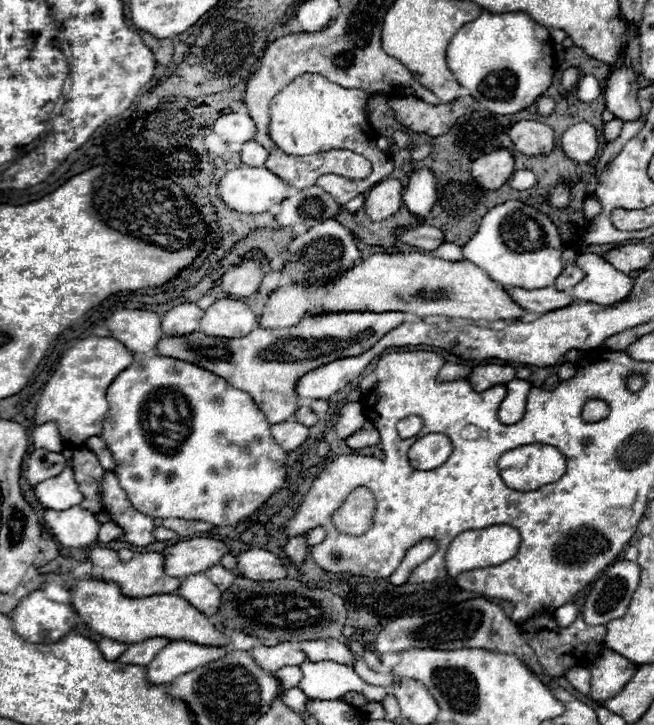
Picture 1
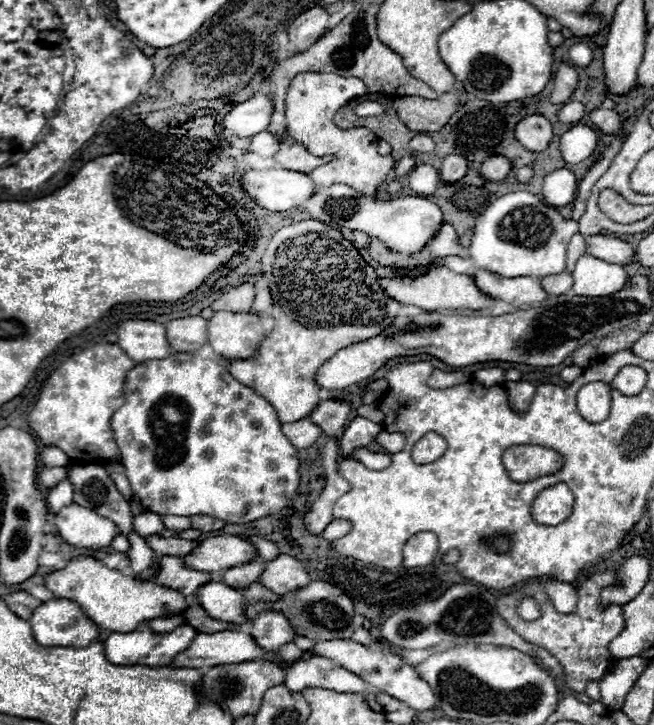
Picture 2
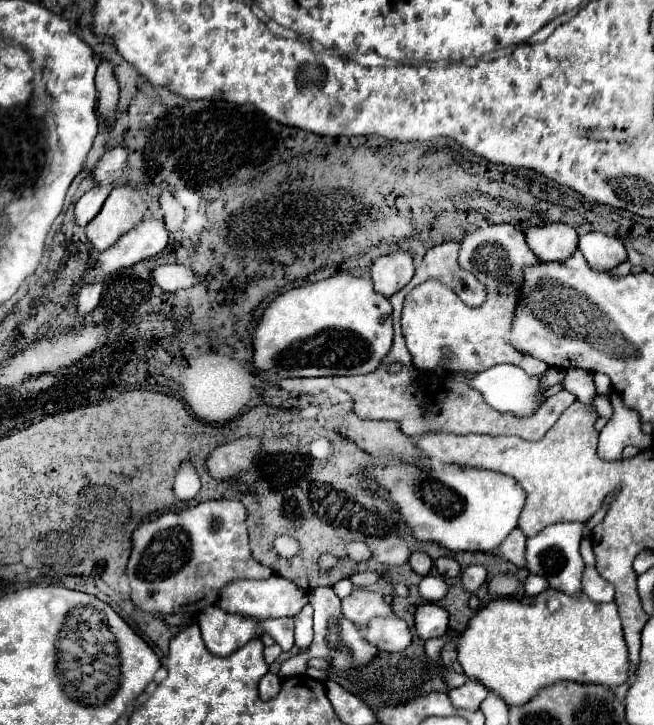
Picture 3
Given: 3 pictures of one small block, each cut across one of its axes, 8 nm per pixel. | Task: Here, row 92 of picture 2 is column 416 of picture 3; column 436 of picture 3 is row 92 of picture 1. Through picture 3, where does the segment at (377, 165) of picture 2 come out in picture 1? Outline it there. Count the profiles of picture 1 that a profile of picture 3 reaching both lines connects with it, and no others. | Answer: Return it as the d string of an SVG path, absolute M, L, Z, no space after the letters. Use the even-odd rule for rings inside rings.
M304 74L270 100L270 138L284 154L310 156L334 149L346 149L354 150L372 162L372 174L364 180L357 180L357 183L351 183L350 179L336 174L322 176L318 186L334 196L340 204L346 204L358 194L368 192L394 170L390 154L380 152L376 146L376 132L366 118L368 98L370 94L364 90L348 90L320 74Z

